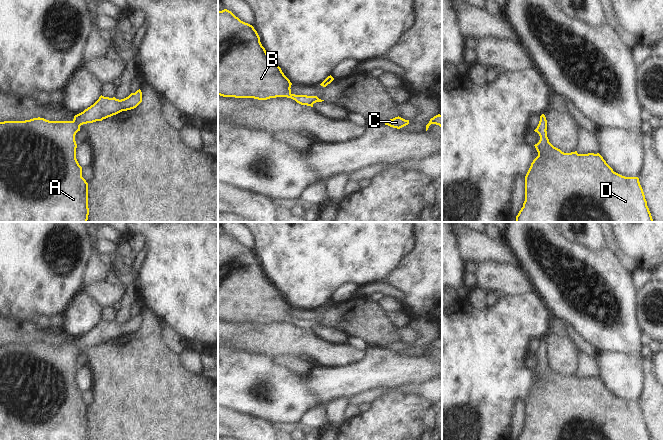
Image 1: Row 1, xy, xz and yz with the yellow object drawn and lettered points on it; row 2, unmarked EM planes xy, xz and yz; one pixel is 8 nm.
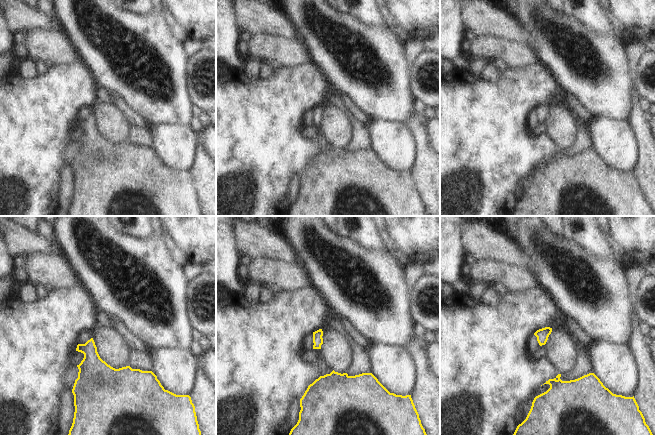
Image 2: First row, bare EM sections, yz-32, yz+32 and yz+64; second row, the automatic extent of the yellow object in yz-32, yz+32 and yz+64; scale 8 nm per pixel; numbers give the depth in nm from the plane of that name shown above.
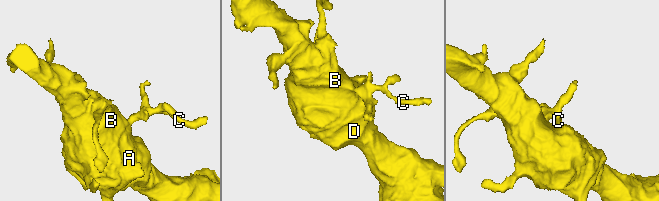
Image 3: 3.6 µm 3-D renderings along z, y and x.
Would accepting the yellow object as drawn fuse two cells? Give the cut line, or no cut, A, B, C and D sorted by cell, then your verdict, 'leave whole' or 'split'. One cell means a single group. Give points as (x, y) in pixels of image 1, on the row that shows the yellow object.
cut none; groups A B C D; leave whole

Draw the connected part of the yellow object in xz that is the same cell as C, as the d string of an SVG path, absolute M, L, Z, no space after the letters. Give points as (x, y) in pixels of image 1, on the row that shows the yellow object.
M399 116L386 121L385 123L385 125L388 125L390 127L397 128L397 129L400 129L408 124L409 124L409 120L405 120Z

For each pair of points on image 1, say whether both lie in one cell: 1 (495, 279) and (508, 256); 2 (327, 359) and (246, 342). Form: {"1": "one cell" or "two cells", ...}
{"1": "two cells", "2": "one cell"}

